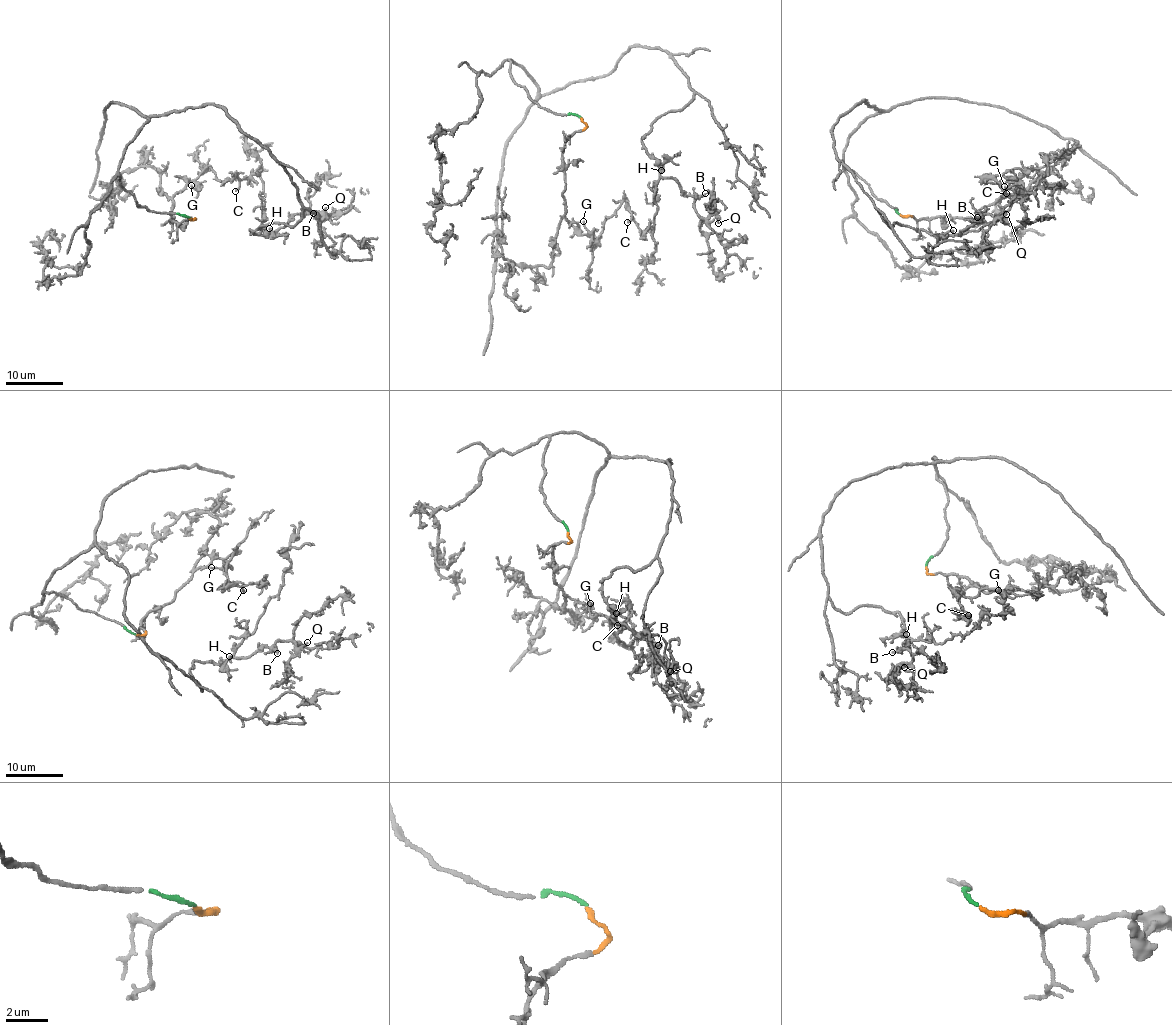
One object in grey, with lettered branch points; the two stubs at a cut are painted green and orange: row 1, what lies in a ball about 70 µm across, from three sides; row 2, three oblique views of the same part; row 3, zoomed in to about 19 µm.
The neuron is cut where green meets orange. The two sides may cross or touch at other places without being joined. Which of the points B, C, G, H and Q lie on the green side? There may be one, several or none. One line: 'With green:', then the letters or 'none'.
With green: B, H, Q

